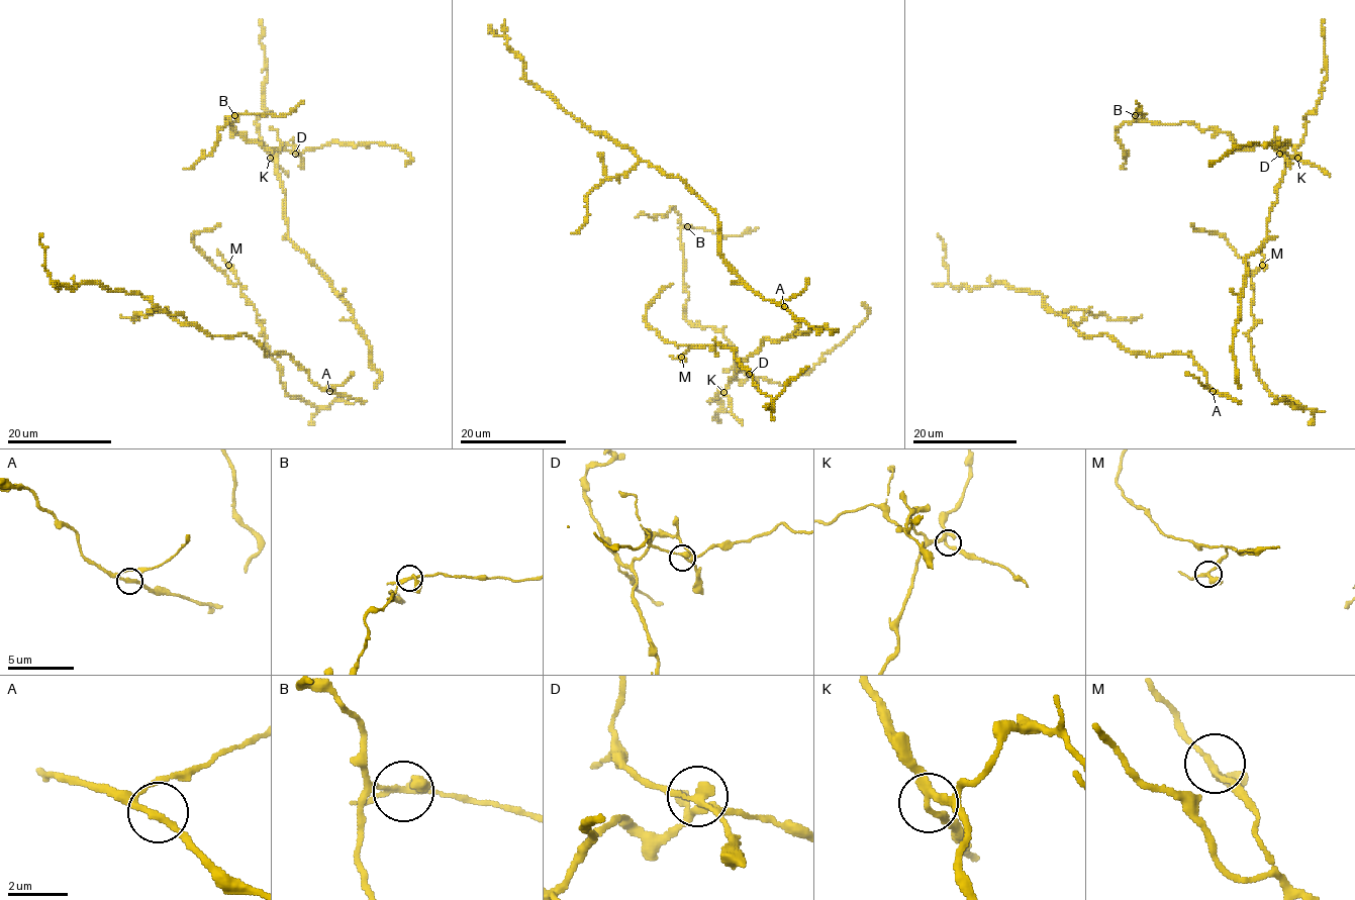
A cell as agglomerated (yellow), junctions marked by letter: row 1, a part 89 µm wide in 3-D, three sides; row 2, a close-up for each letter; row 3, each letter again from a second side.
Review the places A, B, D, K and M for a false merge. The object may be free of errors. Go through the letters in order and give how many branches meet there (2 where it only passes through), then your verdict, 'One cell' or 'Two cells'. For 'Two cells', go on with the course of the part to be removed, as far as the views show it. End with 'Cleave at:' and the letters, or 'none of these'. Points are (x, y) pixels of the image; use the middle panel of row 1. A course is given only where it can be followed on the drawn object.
A: Branches: 3. One cell
B: Branches: 4. Two cells. Course of the part to remove: (688, 227), (704, 228), (722, 236), (740, 236), (757, 227)
D: Branches: 4. One cell
K: Branches: 4. One cell
M: Branches: 3. One cell
Cleave at: B

